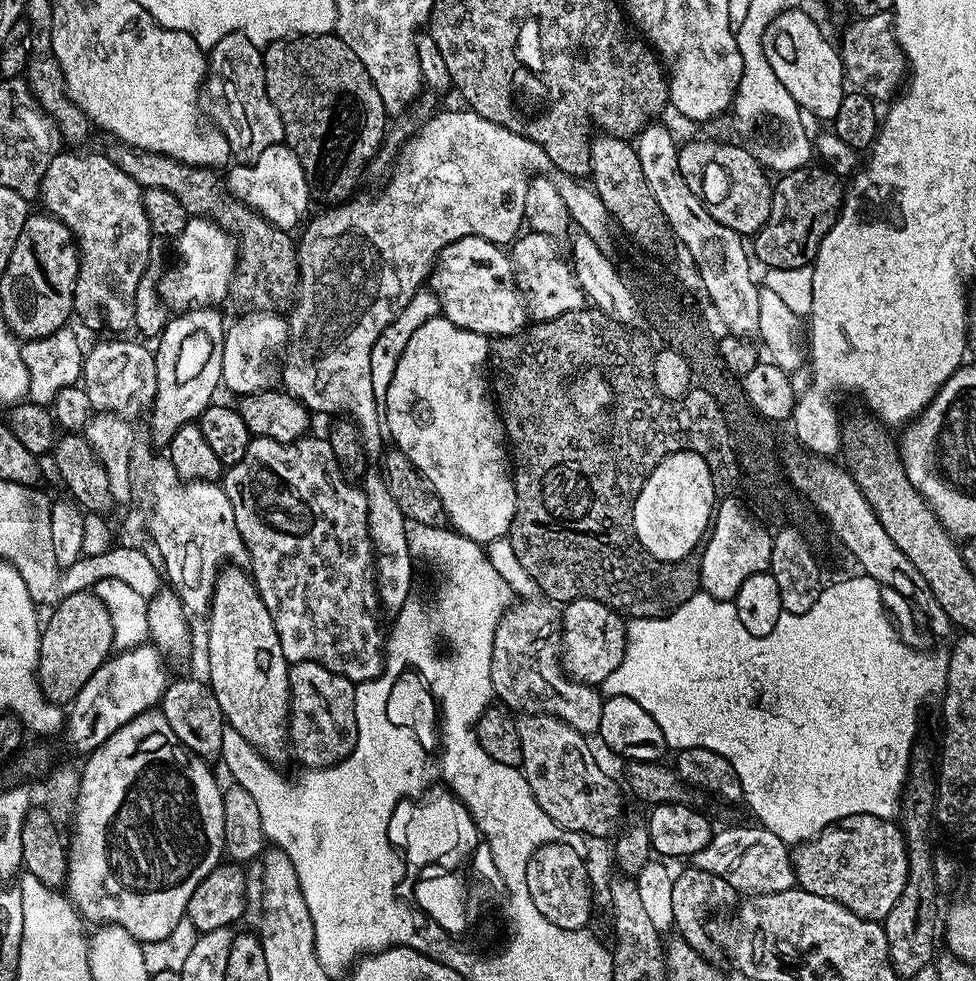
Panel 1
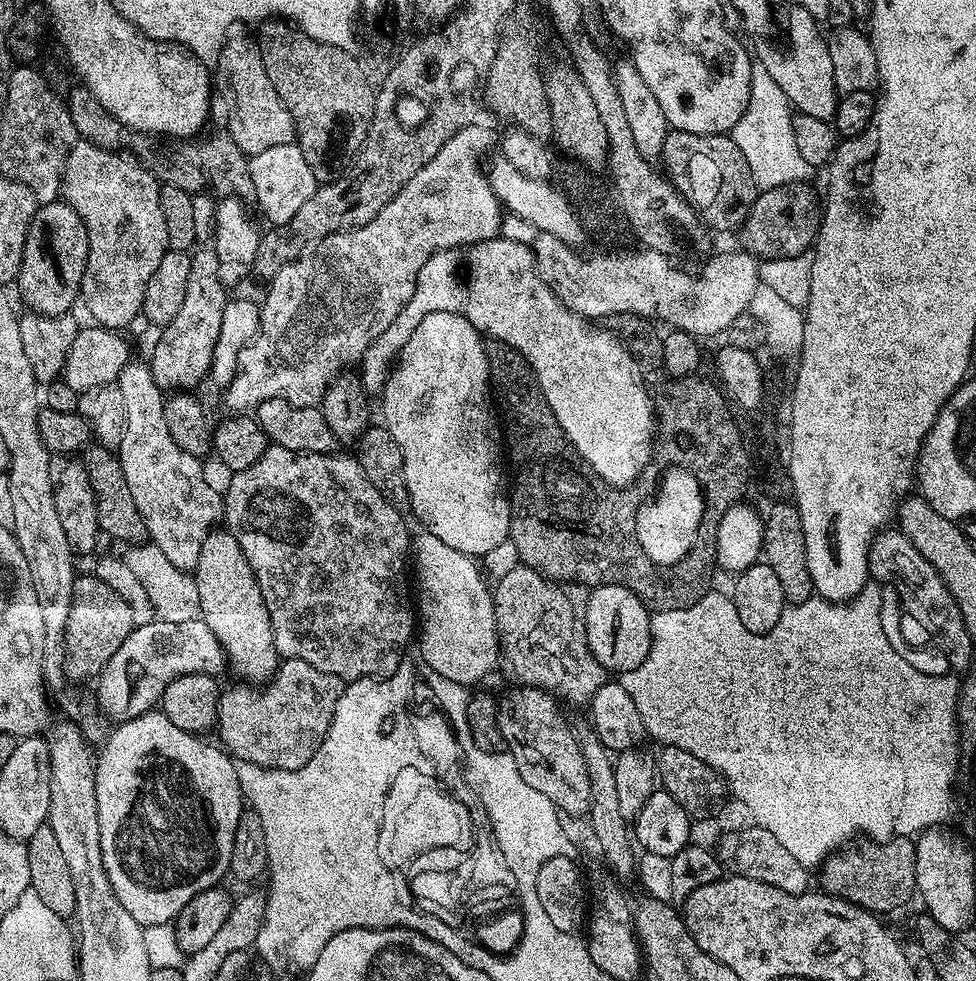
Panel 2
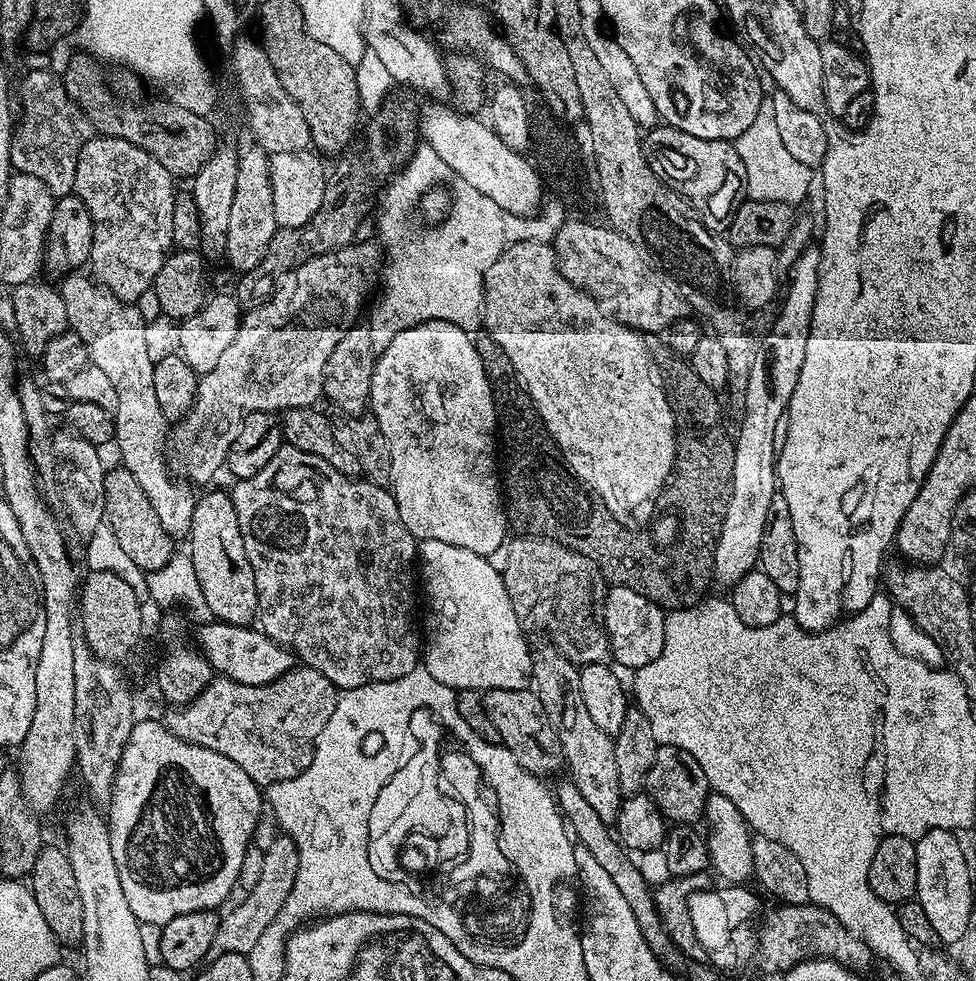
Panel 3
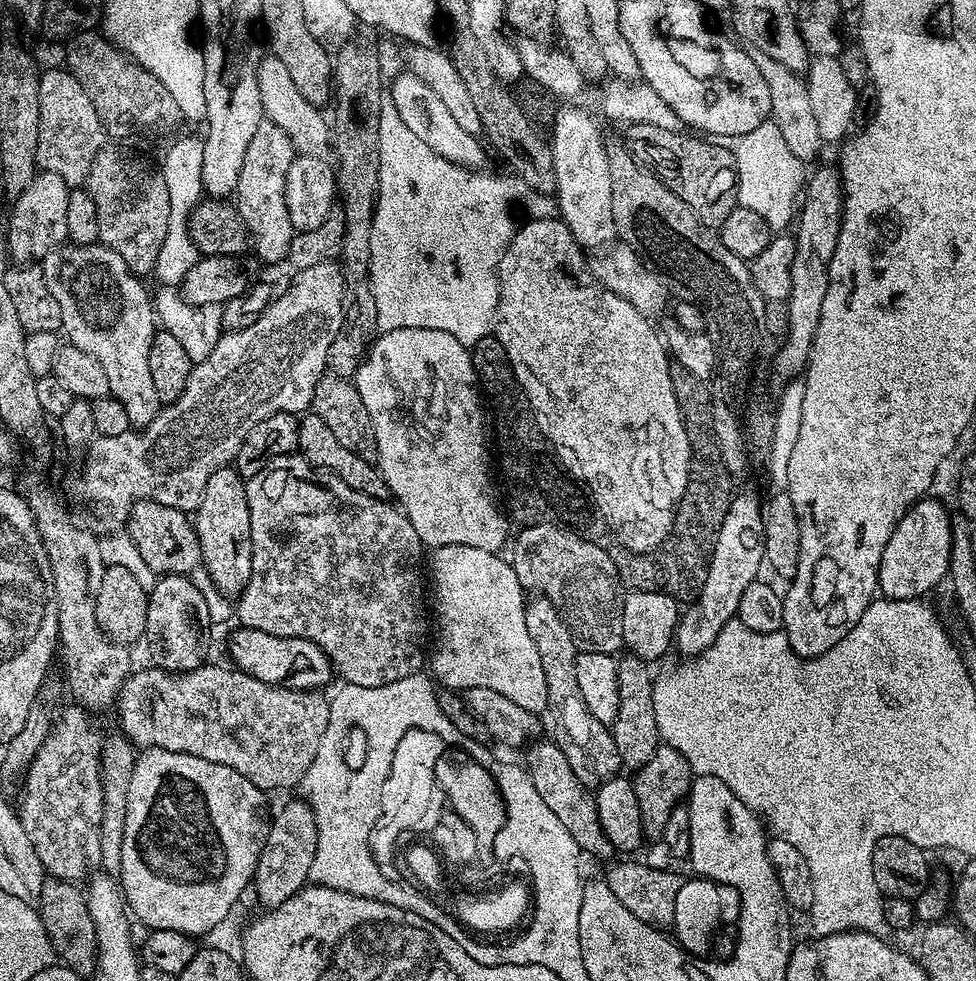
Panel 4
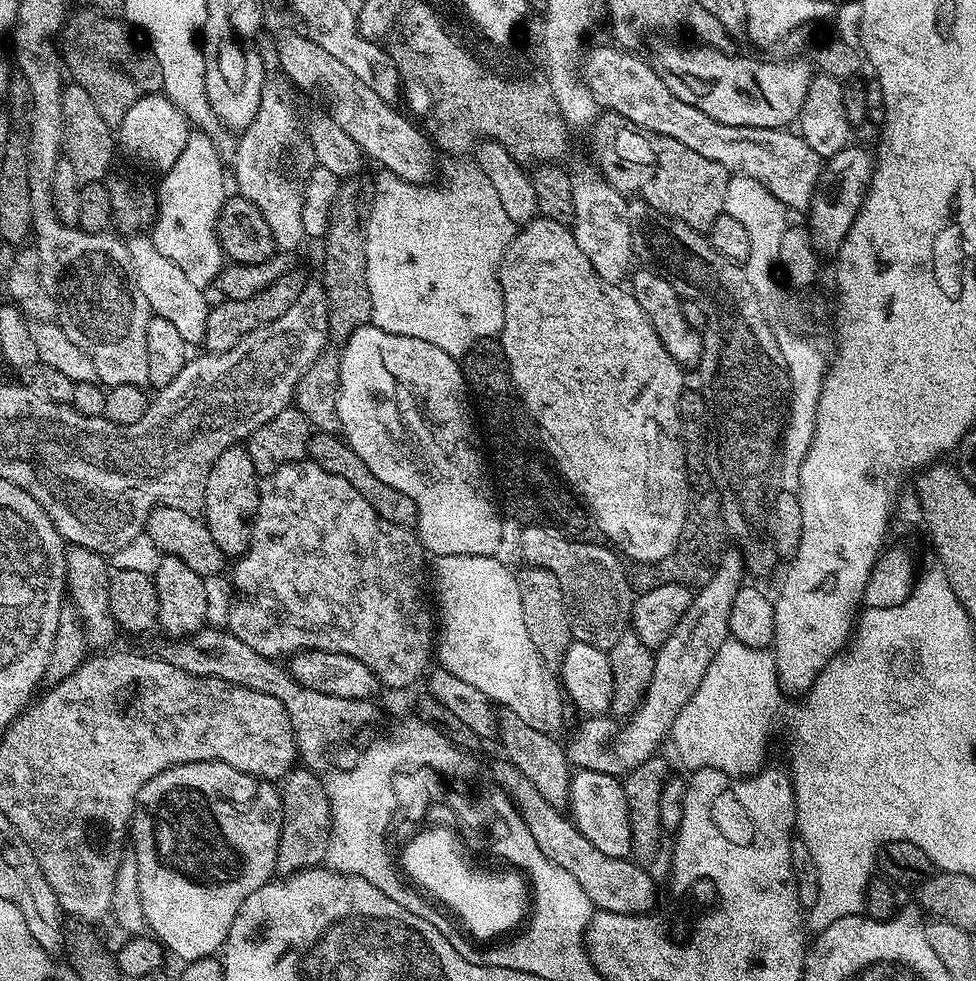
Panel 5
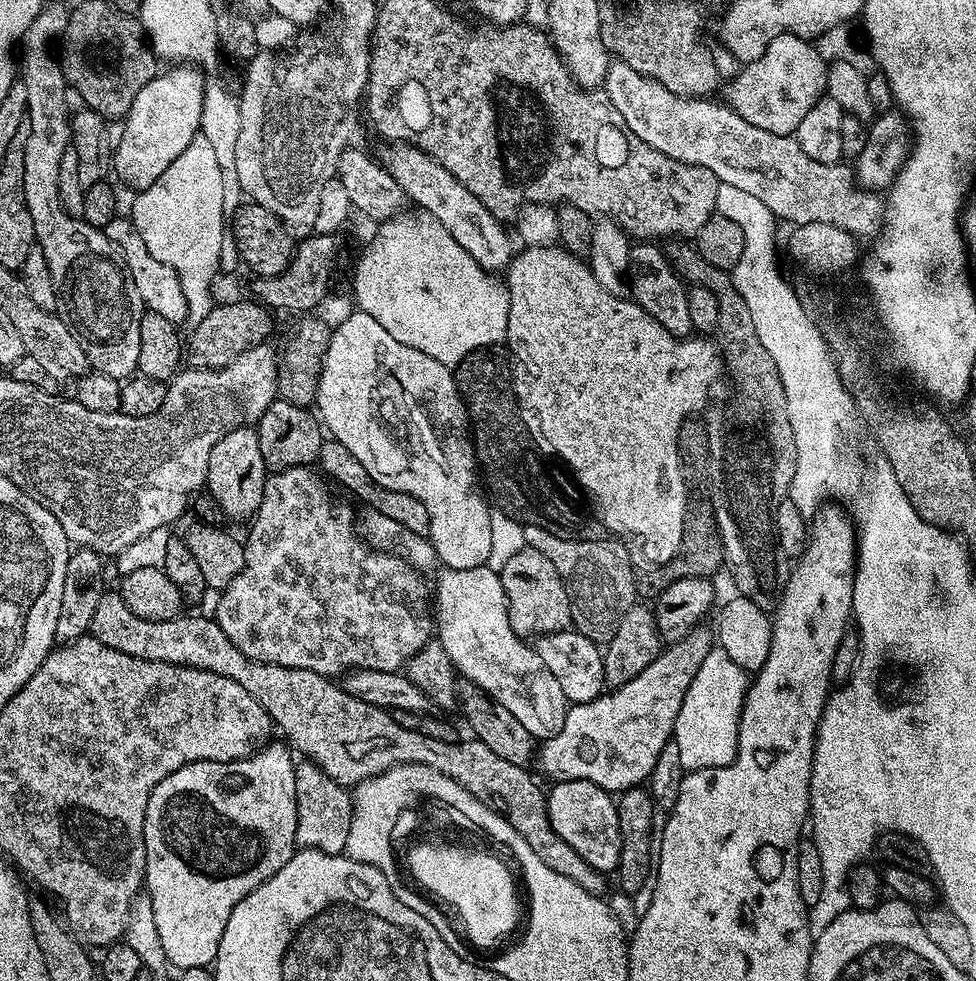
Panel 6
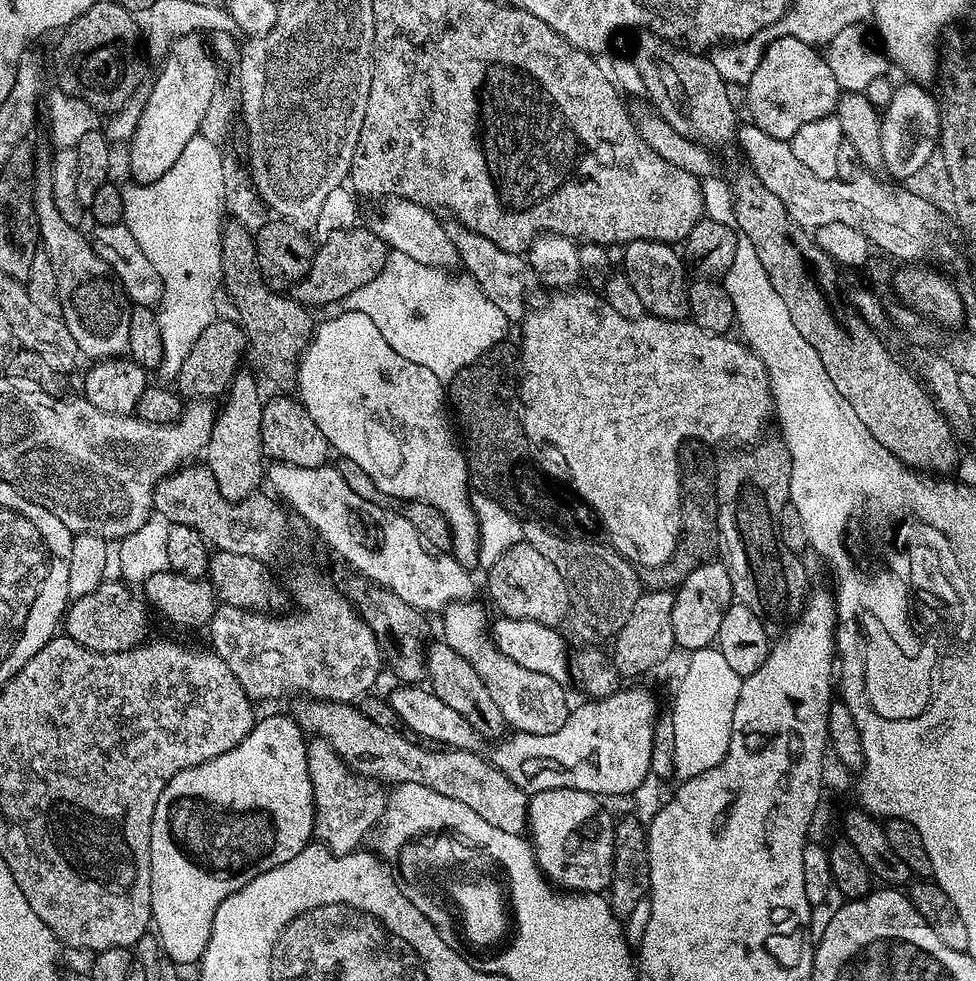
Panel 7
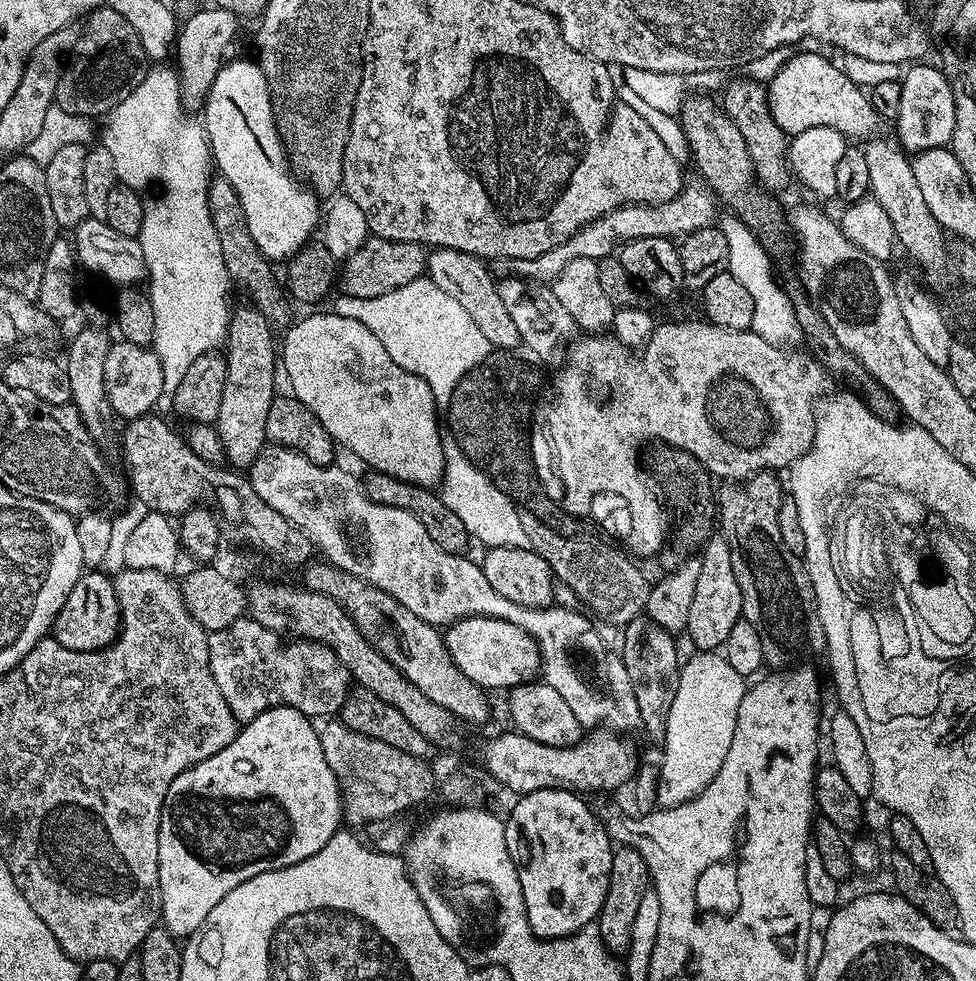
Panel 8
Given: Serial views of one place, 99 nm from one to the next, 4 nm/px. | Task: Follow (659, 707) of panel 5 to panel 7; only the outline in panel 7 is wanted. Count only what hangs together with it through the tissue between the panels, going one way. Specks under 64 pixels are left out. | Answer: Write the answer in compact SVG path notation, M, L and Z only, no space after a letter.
M628 688L617 690L610 696L602 697L600 699L589 699L588 704L580 704L571 709L566 718L566 722L562 726L562 730L554 730L554 734L530 734L529 732L513 731L511 734L505 735L503 738L497 739L491 745L490 750L487 749L486 755L488 760L498 770L502 770L502 774L506 774L506 778L510 778L510 782L514 782L514 786L518 786L523 792L529 794L534 792L541 792L542 790L582 790L588 792L590 795L597 798L605 798L604 796L628 796L631 792L636 792L644 784L644 779L649 779L652 771L652 763L650 762L650 750L654 750L654 726L656 725L656 718L658 709L656 709L656 700L644 688Z

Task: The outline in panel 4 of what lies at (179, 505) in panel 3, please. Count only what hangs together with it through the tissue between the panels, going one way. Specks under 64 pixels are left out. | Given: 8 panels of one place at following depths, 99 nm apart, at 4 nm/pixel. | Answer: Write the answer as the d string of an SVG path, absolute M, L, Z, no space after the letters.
M65 242L46 254L42 261L44 281L54 294L58 307L62 309L60 327L67 343L78 346L78 350L86 350L98 363L102 370L106 370L106 382L110 382L110 394L122 407L126 414L130 414L130 422L137 429L142 430L153 420L162 407L158 398L158 390L154 390L154 378L150 374L150 346L152 337L158 331L157 321L154 319L153 297L144 289L139 275L129 270L126 262L112 248L99 242L95 244L73 244Z

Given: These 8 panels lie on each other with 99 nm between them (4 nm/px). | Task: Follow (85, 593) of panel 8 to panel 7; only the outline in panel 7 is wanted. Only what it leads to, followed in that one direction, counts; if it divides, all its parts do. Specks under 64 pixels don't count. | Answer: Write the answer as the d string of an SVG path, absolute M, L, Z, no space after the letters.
M104 581L94 592L73 599L62 621L67 639L96 653L122 653L145 643L150 634L147 607L131 591L133 589L121 581Z

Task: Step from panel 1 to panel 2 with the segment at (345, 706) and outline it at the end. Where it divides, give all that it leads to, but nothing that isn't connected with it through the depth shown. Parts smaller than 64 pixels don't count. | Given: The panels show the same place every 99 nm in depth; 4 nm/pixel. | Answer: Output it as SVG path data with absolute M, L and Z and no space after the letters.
M301 660L279 661L277 670L271 680L263 687L236 686L225 691L220 698L220 709L216 715L216 728L220 732L219 743L237 761L256 764L260 768L277 768L278 770L298 770L314 758L318 746L326 738L330 730L330 722L334 718L334 710L338 706L338 698L344 693L345 681L334 678L334 674L326 674L310 662Z

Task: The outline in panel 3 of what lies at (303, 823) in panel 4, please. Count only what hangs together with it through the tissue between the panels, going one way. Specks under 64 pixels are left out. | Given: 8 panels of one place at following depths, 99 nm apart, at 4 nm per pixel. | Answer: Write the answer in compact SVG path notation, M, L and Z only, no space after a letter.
M276 834L269 844L264 848L262 858L262 878L258 878L258 883L253 888L247 889L243 893L240 904L236 904L227 913L221 915L218 934L214 934L214 946L212 956L222 954L242 954L247 956L250 950L254 950L254 945L258 942L258 937L278 918L278 910L282 910L282 902L290 896L290 890L294 888L294 878L298 874L298 850L295 842L290 836Z

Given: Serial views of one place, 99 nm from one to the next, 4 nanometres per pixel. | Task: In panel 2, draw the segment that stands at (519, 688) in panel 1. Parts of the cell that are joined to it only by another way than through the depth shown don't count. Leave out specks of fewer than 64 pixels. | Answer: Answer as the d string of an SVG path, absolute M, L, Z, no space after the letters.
M517 571L507 580L495 581L494 599L502 667L512 682L540 688L561 701L591 705L602 685L609 683L610 673L590 654L586 642L586 628L581 621L586 593L573 587L551 588L532 572Z

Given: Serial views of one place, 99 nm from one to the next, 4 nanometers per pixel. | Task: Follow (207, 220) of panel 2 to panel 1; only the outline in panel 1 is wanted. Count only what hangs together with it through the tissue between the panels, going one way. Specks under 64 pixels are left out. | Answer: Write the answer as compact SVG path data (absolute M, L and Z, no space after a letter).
M215 307L192 308L169 319L154 344L158 390L152 399L151 443L167 446L183 424L199 421L202 413L217 399L216 387L223 378L222 356L226 320Z

